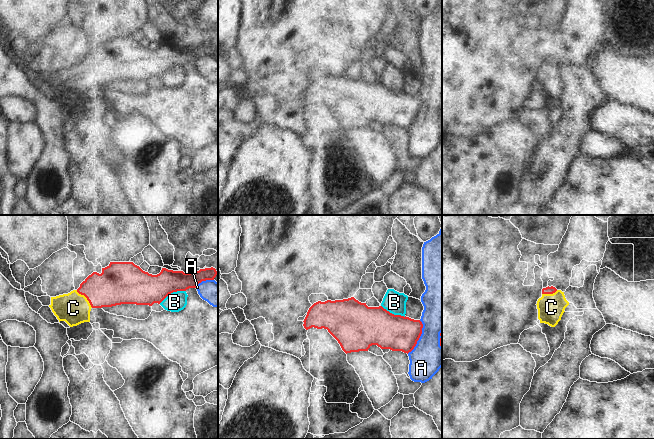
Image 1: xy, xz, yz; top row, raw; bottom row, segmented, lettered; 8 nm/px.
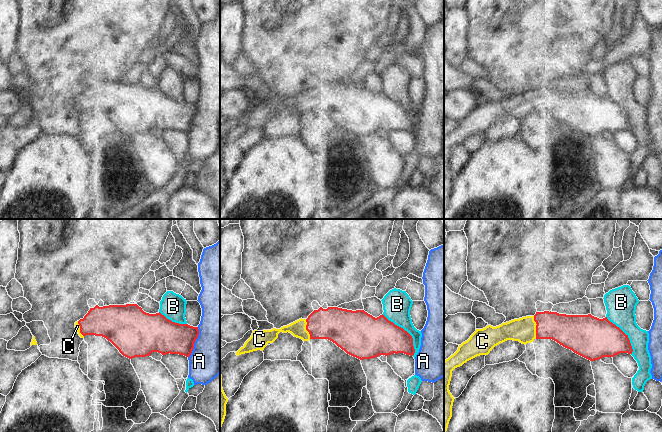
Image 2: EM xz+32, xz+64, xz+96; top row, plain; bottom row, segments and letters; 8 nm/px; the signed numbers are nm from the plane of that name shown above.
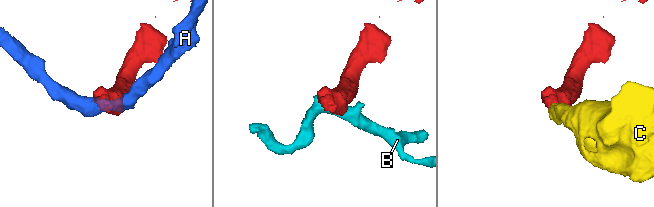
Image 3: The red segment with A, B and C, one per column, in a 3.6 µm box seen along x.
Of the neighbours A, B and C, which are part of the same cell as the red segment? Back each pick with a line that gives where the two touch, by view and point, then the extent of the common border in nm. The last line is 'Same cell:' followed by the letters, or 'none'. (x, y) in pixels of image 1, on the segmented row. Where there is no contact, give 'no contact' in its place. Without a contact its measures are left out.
C: contact xy (86, 297); length 190 nm
Same cell: C

